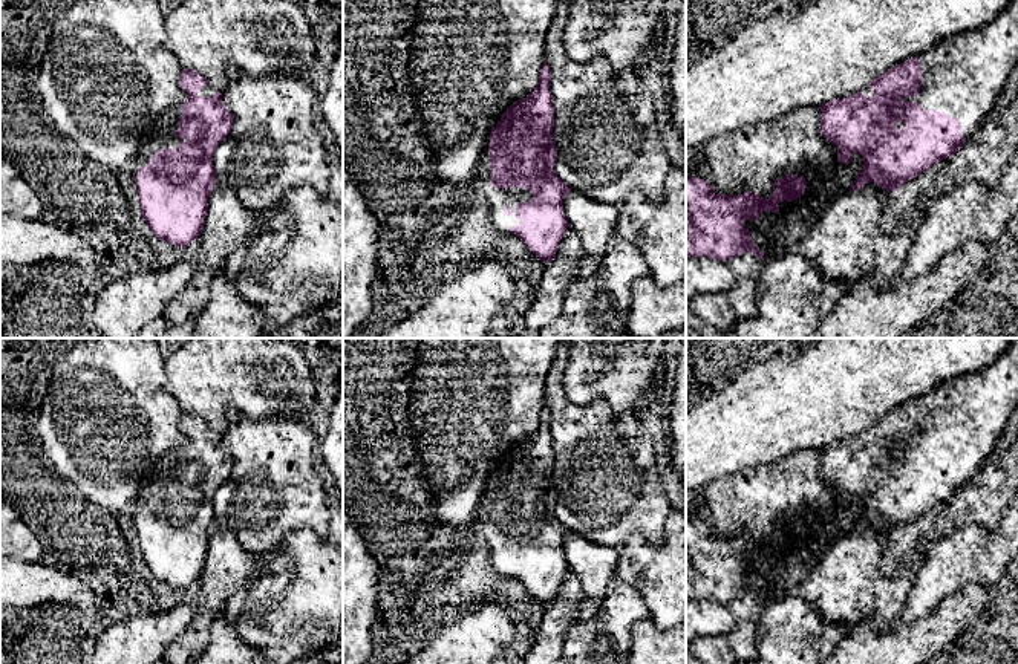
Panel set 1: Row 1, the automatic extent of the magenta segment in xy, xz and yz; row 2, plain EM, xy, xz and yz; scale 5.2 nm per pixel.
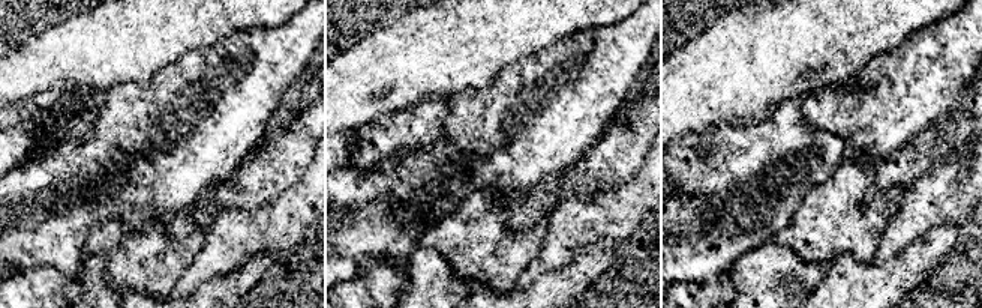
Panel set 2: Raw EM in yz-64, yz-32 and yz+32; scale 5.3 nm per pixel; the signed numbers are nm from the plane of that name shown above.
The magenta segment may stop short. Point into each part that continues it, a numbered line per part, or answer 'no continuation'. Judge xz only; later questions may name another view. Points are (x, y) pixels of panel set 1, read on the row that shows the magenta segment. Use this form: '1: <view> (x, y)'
1: xz (499, 198)

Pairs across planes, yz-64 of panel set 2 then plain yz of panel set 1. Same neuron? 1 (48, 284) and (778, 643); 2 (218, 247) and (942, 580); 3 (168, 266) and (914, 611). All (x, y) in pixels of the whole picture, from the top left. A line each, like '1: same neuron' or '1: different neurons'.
1: different neurons
2: same neuron
3: different neurons

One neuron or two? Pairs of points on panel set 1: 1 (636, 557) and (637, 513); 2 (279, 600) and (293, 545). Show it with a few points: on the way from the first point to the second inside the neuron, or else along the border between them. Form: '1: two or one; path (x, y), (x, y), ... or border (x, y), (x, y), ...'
1: two; border (669, 516), (660, 543), (632, 533), (619, 550)
2: one; path (293, 586), (293, 559)

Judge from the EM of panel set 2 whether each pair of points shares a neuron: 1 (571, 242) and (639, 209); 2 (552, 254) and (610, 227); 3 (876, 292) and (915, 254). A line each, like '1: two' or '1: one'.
1: one
2: one
3: one

